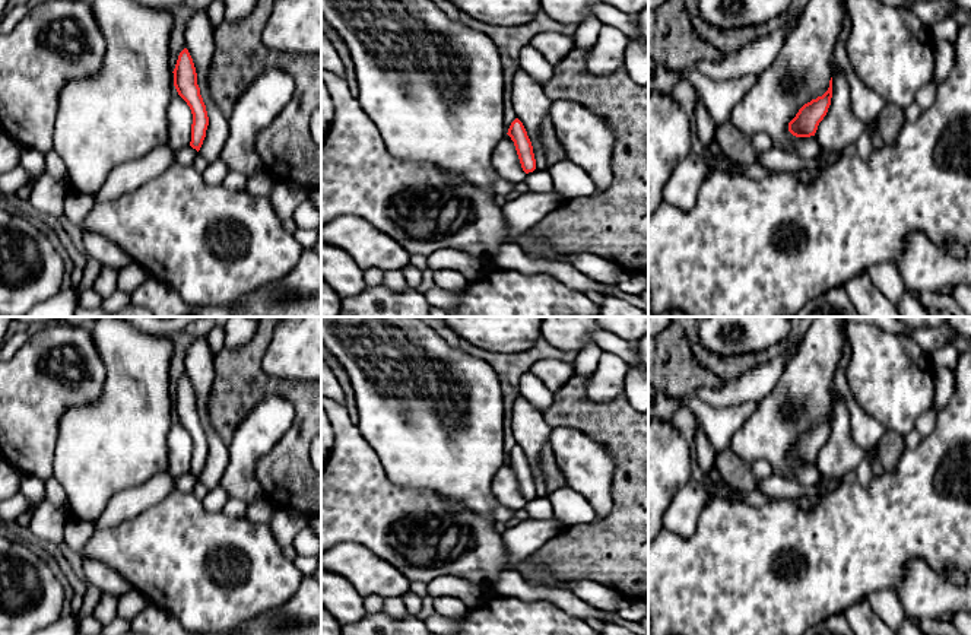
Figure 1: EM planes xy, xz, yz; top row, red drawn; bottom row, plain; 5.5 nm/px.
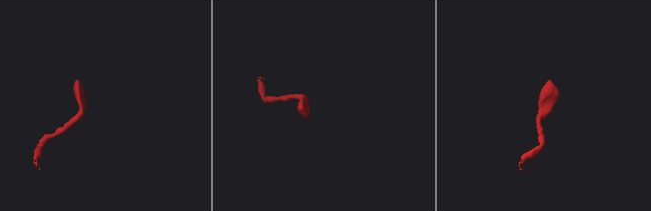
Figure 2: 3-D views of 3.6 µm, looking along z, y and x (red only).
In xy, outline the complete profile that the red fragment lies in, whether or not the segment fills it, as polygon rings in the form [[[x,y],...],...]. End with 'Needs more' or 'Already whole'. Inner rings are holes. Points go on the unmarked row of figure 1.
[[[207,337],[196,340],[187,350],[185,375],[174,396],[174,413],[193,441],[191,469],[207,489],[219,486],[229,464],[229,445],[213,429],[207,403],[215,380],[215,356]]]. Needs more

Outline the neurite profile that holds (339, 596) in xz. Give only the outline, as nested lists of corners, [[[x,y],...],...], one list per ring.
[[[321,568],[321,604],[342,623],[361,620],[366,612],[364,596],[345,577]]]

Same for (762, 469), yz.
[[[765,458],[752,461],[751,467],[758,479],[767,479],[775,473],[774,466]]]

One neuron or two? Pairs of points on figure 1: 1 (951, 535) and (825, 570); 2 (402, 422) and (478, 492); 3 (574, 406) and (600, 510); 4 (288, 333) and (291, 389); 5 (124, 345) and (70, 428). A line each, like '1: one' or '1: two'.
1: one
2: one
3: two
4: two
5: one

